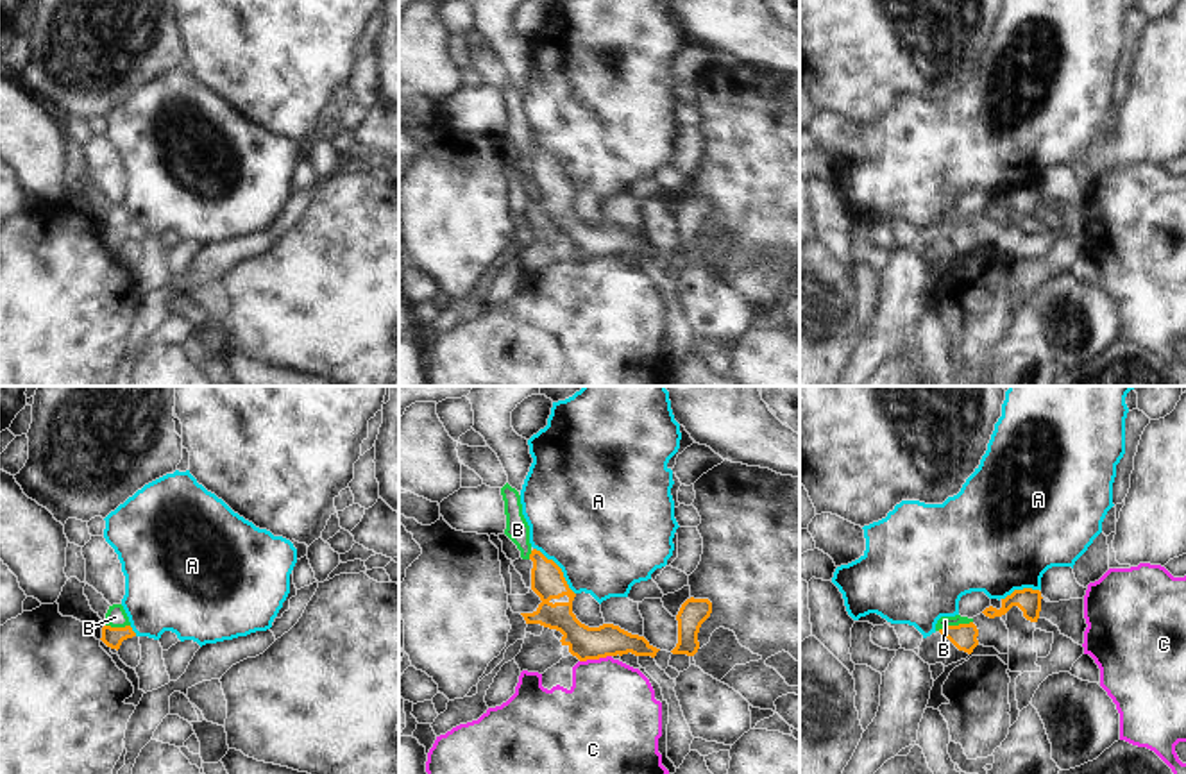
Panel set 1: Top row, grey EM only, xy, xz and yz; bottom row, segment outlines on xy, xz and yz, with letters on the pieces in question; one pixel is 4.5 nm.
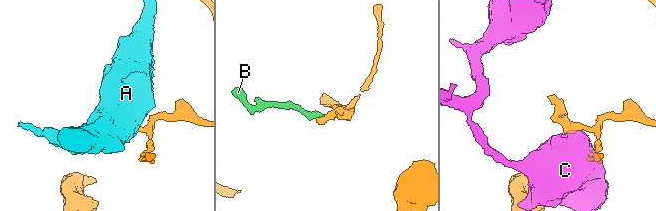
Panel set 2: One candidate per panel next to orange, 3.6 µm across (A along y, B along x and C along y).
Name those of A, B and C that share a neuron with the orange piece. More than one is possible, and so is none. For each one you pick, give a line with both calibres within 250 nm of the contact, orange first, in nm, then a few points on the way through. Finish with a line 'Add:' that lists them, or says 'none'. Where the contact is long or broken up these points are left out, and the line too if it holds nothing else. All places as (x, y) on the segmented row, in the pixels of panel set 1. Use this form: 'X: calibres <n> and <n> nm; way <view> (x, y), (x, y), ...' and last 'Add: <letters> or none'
Add: none

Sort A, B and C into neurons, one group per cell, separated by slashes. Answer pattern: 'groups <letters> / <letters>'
groups A / B / C

